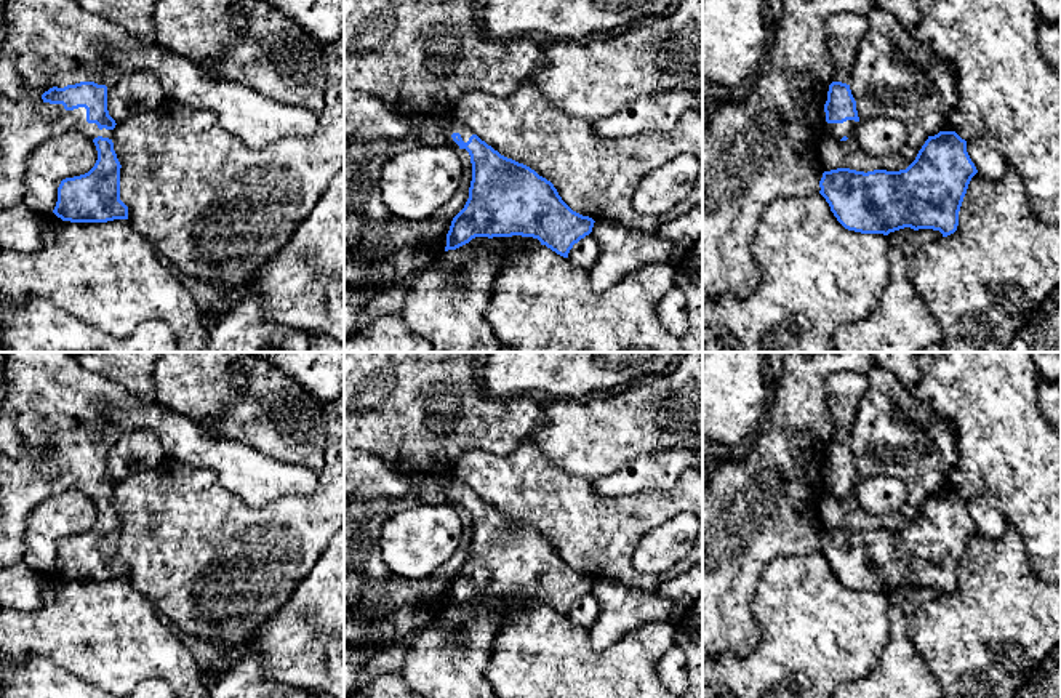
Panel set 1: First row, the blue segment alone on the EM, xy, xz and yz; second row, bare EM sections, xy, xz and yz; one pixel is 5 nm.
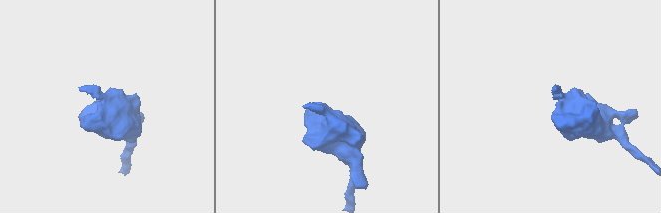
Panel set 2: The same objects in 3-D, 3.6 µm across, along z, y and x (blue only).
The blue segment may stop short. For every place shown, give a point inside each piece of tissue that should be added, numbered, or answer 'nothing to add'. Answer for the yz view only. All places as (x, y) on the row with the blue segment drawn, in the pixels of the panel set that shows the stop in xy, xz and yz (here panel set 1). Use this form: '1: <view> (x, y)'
1: yz (847, 128)

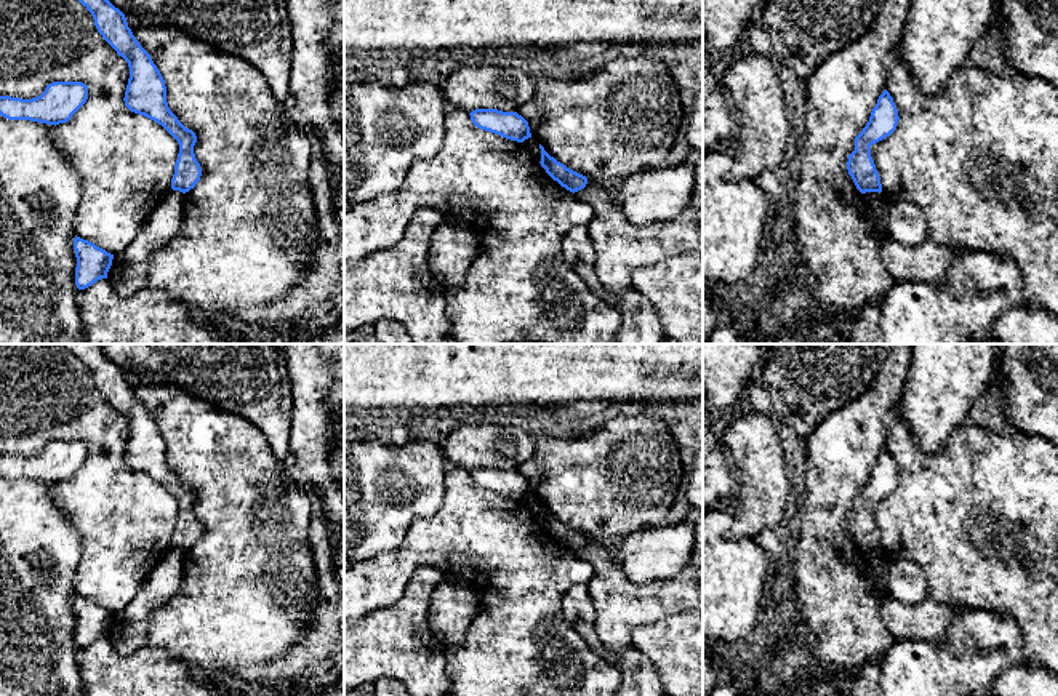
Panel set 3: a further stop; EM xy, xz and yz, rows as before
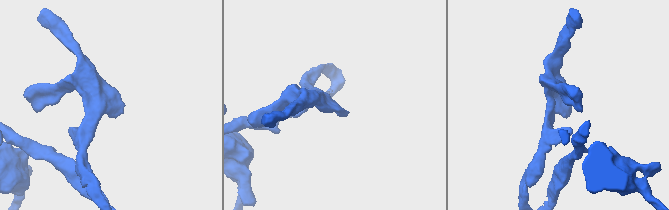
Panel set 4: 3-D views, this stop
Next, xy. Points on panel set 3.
nothing to add

